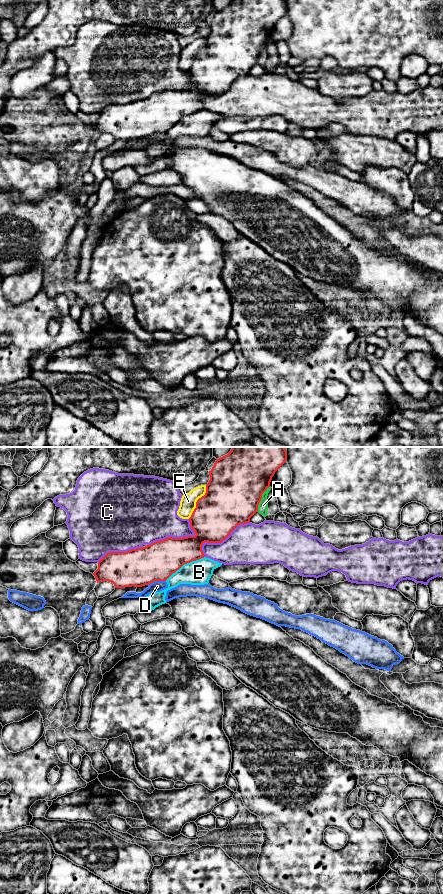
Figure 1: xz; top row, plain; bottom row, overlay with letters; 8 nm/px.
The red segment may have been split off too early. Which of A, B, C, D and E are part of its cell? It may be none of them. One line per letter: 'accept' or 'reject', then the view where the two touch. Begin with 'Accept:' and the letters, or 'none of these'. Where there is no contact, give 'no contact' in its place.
Accept: none of these
A: reject; meets red in xz
B: reject; meets red in xz
C: reject; meets red in xz
D: reject; meets red in xz
E: reject; meets red in xz

